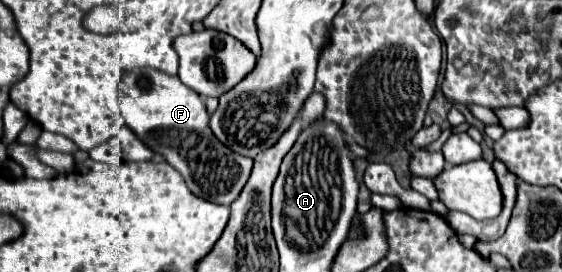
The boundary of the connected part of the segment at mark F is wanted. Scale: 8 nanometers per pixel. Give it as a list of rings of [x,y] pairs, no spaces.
[[[133,68],[129,72],[123,72],[121,82],[119,82],[119,104],[121,104],[121,116],[129,124],[129,128],[153,150],[159,152],[167,158],[167,162],[185,178],[189,190],[209,202],[215,204],[225,204],[229,206],[231,202],[237,200],[241,194],[243,186],[249,180],[253,160],[245,158],[241,154],[231,152],[227,146],[223,146],[213,132],[209,130],[209,116],[205,110],[203,100],[199,98],[197,92],[187,88],[177,76],[163,74],[161,70],[155,68]]]

